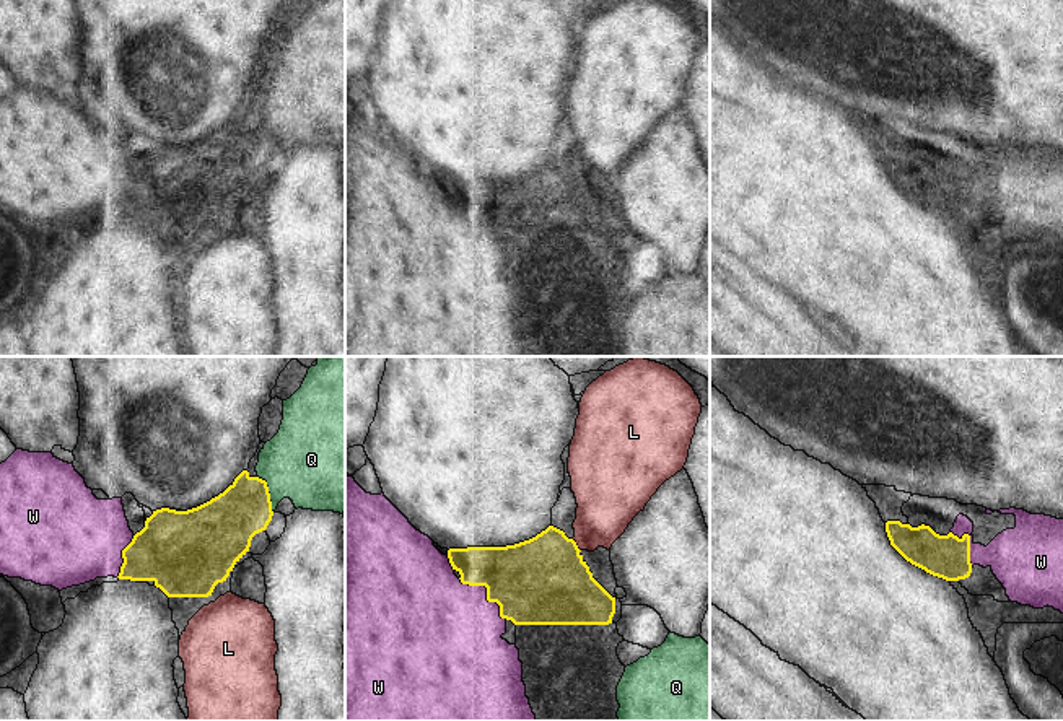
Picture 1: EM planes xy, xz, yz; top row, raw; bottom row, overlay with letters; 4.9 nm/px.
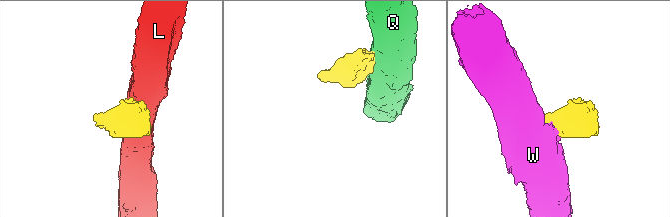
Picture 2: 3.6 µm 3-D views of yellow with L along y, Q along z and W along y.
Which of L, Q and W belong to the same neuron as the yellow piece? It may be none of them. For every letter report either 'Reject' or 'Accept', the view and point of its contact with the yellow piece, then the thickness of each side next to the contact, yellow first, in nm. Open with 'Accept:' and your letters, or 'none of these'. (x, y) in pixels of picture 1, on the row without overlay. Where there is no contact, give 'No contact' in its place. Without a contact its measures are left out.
Accept: none of these
L: Reject. Touches yellow at xz (577, 181). Thickness 440 nm (yellow) against 280 nm
Q: Reject. Touches yellow at xy (269, 129). Thickness 280 nm (yellow) against 420 nm
W: Reject. Touches yellow at xz (487, 230). Thickness 420 nm (yellow) against 460 nm.

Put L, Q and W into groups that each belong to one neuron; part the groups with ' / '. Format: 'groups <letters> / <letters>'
groups L / Q / W

